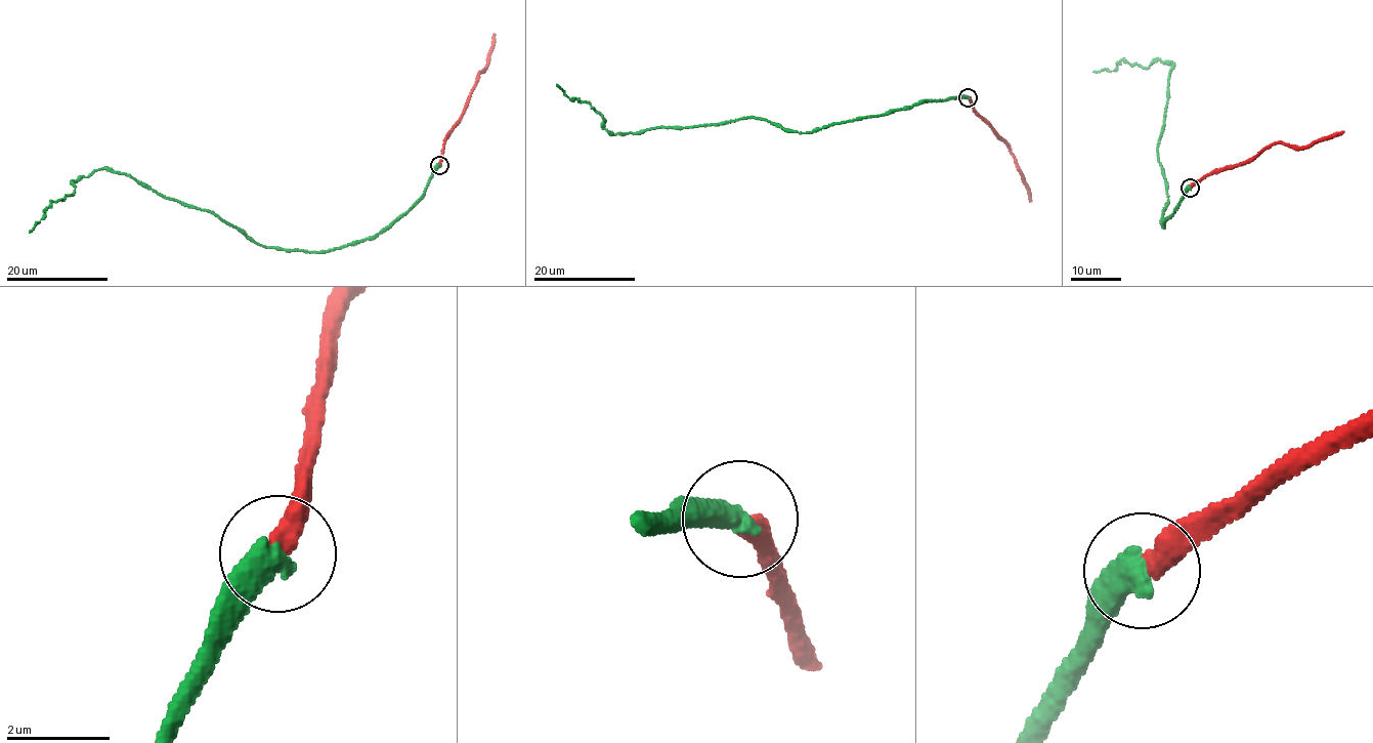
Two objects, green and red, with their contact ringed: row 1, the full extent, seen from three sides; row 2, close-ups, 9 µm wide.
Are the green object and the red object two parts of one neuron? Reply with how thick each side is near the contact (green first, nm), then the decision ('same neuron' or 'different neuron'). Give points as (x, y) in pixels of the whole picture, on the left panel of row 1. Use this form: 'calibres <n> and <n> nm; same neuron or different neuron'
calibres 550 and 440 nm; same neuron

